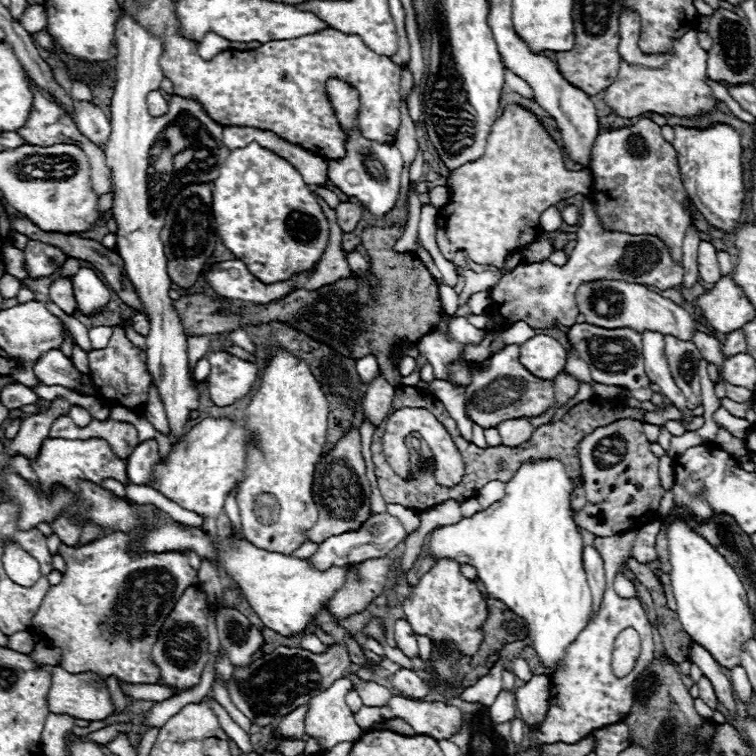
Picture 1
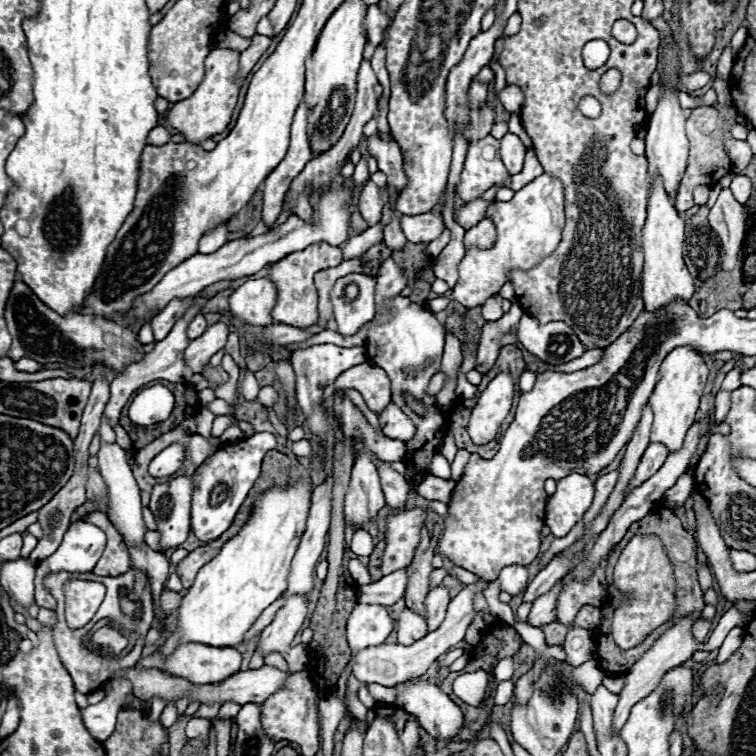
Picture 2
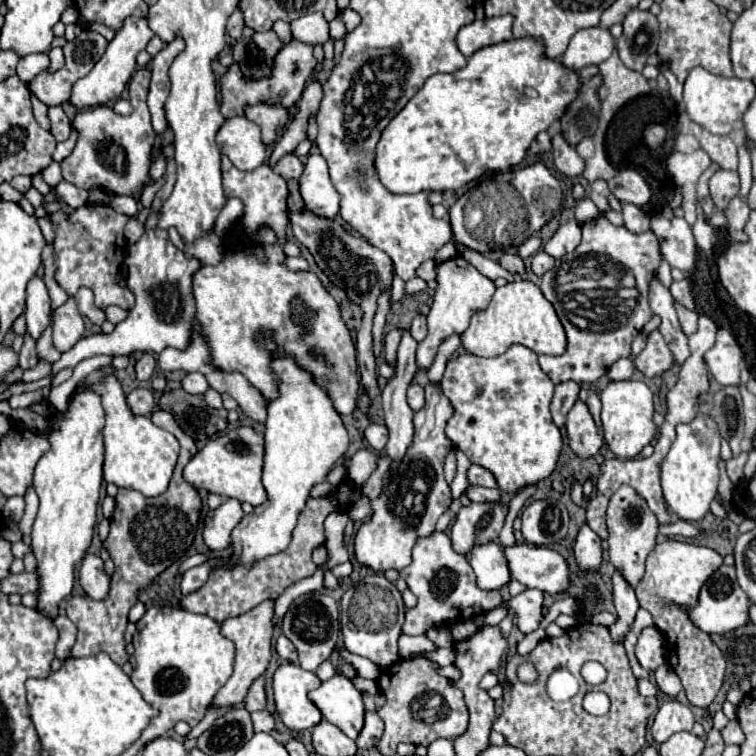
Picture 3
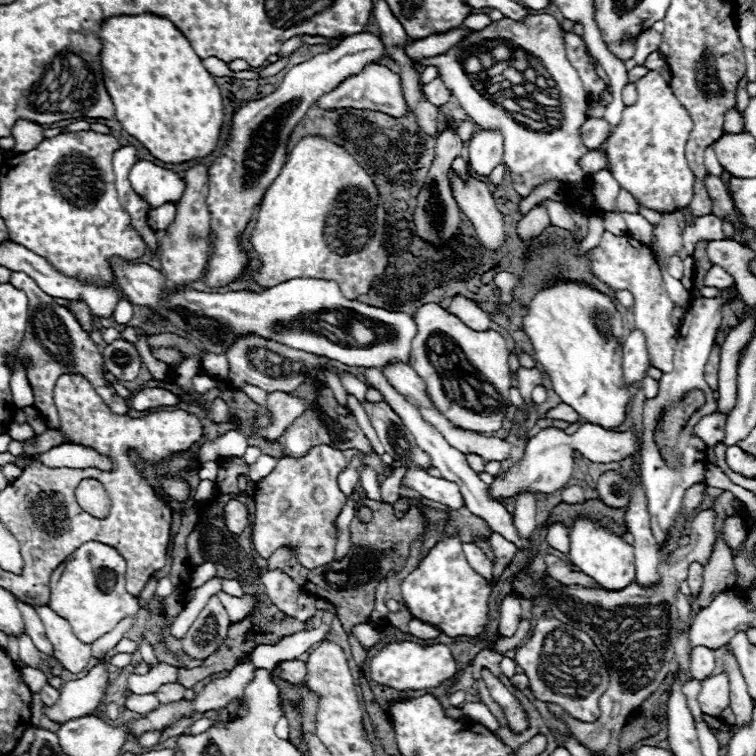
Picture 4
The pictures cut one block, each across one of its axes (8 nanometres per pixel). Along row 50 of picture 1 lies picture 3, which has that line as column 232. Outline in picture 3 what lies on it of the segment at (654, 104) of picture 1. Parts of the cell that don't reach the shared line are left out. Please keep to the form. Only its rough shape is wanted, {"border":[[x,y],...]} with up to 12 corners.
{"border":[[274,602],[222,622],[234,674],[212,708],[244,700],[272,660]]}

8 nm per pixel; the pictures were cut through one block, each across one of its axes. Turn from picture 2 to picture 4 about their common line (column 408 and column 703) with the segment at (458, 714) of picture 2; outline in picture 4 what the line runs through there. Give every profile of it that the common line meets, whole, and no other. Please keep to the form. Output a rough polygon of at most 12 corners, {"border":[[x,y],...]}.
{"border":[[728,676],[704,680],[698,702],[704,714],[720,716],[730,704]]}

